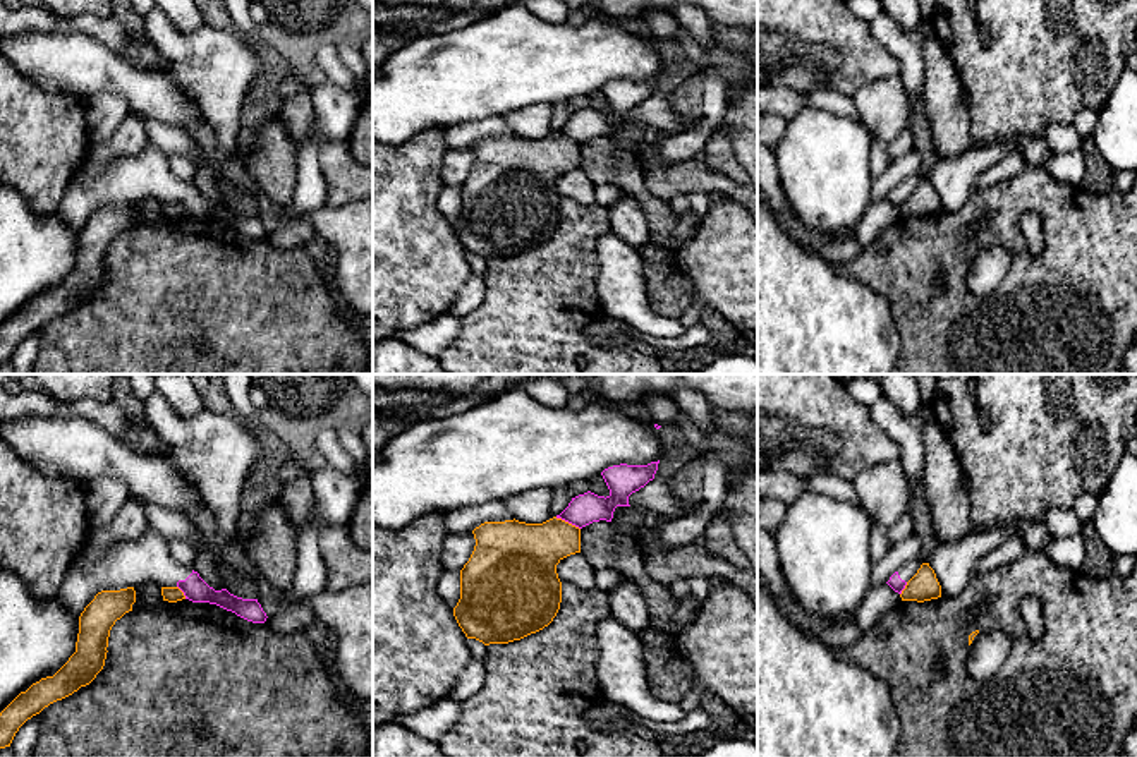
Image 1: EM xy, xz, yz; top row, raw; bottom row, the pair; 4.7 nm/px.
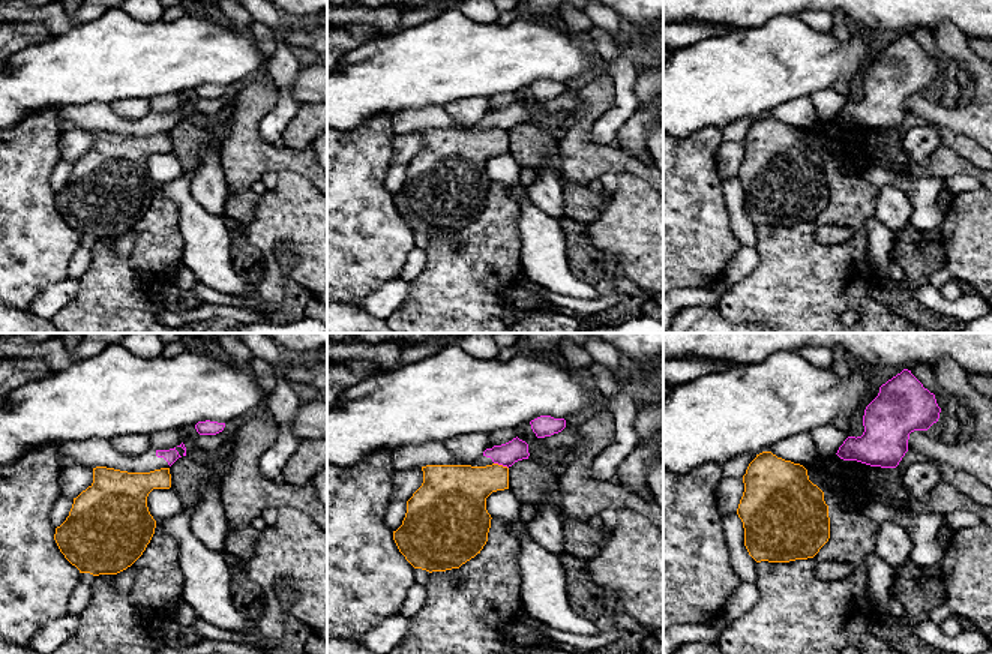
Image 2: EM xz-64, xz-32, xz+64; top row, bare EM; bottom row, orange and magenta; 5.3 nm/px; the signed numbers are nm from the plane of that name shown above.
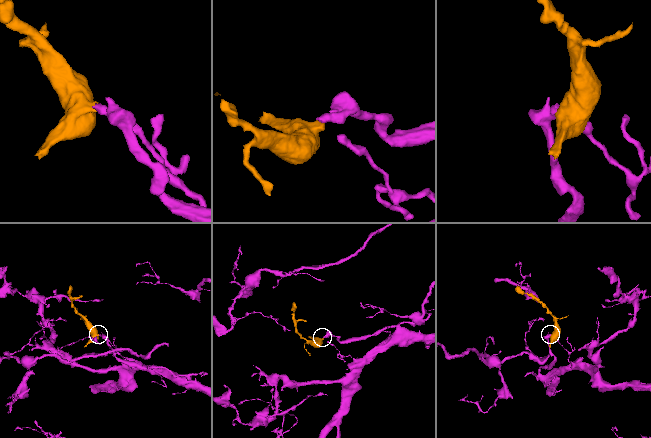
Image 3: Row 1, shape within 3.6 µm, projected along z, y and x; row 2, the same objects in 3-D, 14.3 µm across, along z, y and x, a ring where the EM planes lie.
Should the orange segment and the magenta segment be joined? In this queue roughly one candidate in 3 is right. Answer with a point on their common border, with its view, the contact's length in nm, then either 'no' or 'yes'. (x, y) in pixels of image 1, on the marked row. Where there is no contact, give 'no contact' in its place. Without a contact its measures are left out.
contact xz (567, 522); length 130 nm; no

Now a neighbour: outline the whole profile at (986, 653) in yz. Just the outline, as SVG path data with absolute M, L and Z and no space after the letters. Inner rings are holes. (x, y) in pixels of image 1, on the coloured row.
M998 628L979 630L969 645L967 671L976 680L988 680L1005 663L1012 639Z

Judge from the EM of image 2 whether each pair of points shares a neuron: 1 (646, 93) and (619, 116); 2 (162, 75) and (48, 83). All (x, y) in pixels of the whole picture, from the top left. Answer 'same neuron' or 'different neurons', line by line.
1: different neurons
2: same neuron

